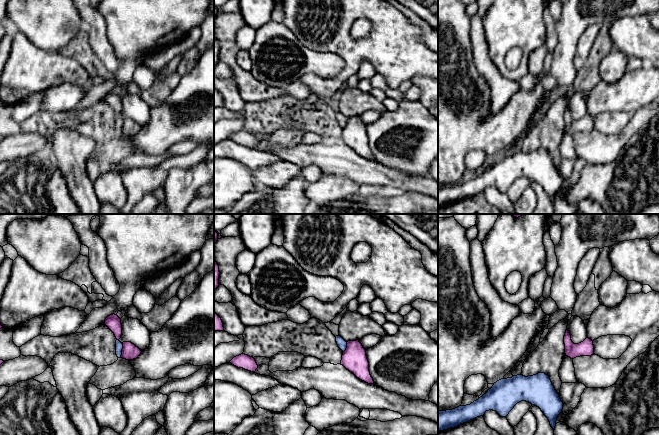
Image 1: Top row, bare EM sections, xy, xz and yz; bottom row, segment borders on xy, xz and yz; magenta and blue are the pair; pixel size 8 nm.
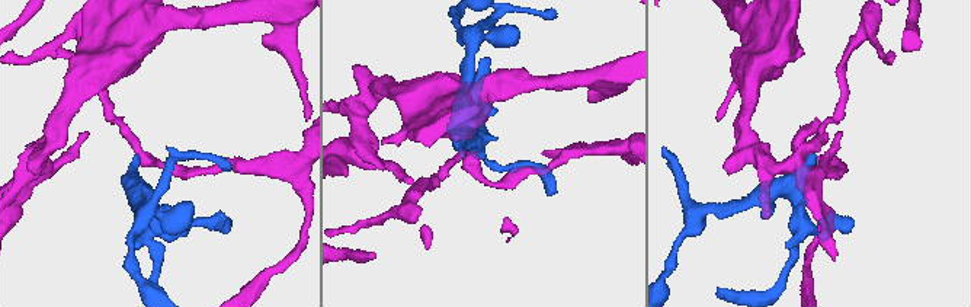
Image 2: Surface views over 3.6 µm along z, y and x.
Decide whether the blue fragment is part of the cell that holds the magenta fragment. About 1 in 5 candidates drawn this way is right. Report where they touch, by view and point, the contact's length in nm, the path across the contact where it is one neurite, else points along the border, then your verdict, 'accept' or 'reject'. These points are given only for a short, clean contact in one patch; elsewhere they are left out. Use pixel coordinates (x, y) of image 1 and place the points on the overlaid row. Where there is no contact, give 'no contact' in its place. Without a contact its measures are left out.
contact xy (122, 351); length 110 nm; border xy (123, 344), (120, 357); reject

